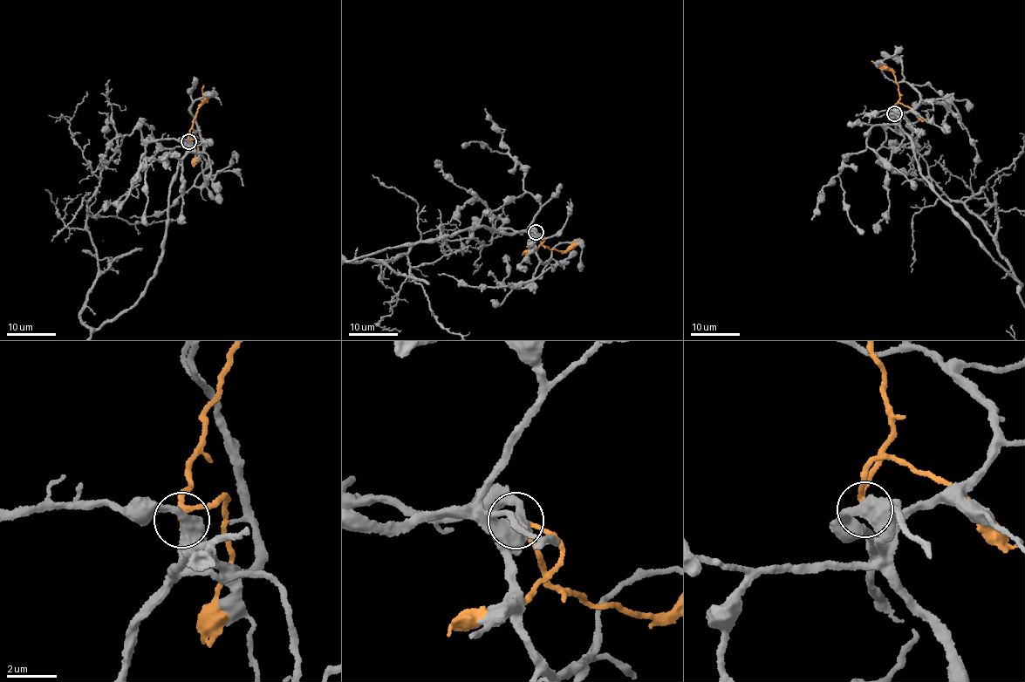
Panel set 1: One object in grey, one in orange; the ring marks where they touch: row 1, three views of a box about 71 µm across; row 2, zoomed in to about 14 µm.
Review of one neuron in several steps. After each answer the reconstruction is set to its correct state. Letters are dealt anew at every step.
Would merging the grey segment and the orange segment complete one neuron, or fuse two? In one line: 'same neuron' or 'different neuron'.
different neuron

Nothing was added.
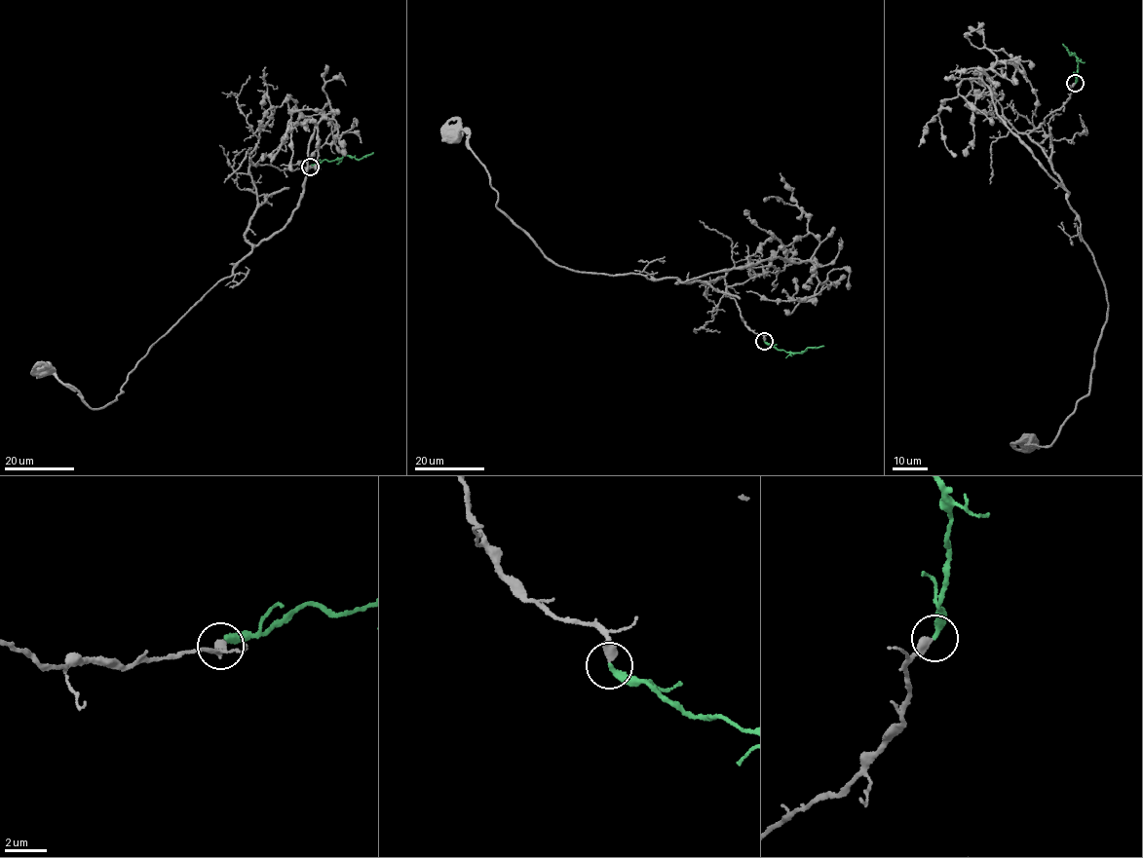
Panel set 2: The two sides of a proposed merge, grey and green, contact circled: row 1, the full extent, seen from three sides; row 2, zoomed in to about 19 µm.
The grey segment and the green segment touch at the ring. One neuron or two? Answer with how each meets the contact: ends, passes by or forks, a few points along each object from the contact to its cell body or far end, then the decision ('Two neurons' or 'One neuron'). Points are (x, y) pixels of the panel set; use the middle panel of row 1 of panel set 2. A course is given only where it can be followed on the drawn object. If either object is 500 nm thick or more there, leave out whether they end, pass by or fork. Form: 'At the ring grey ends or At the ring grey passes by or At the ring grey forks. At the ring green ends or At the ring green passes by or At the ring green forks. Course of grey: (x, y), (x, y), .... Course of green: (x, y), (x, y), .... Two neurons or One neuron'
At the ring grey ends. At the ring green ends. Course of grey: (764, 341), (745, 325), (723, 278), (678, 283), (559, 266), (498, 208), (469, 134), (461, 130), (454, 136). Course of green: (764, 341), (779, 351), (796, 353), (824, 346). One neuron

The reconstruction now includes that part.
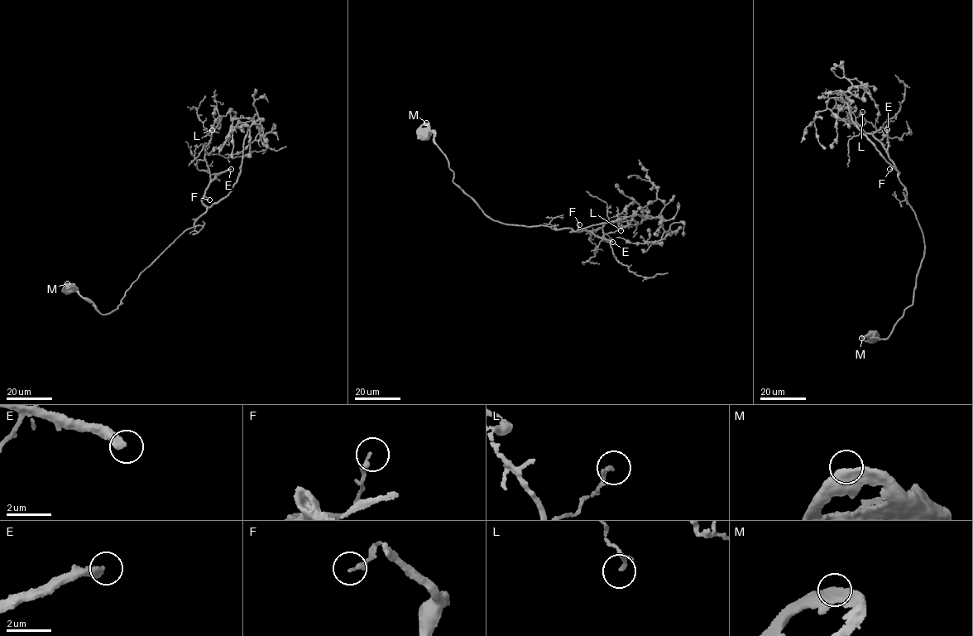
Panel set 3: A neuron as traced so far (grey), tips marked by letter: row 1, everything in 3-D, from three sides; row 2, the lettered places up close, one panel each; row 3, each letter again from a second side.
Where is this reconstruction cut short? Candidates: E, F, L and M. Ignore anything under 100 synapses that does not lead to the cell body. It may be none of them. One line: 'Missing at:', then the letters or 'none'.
Missing at: E

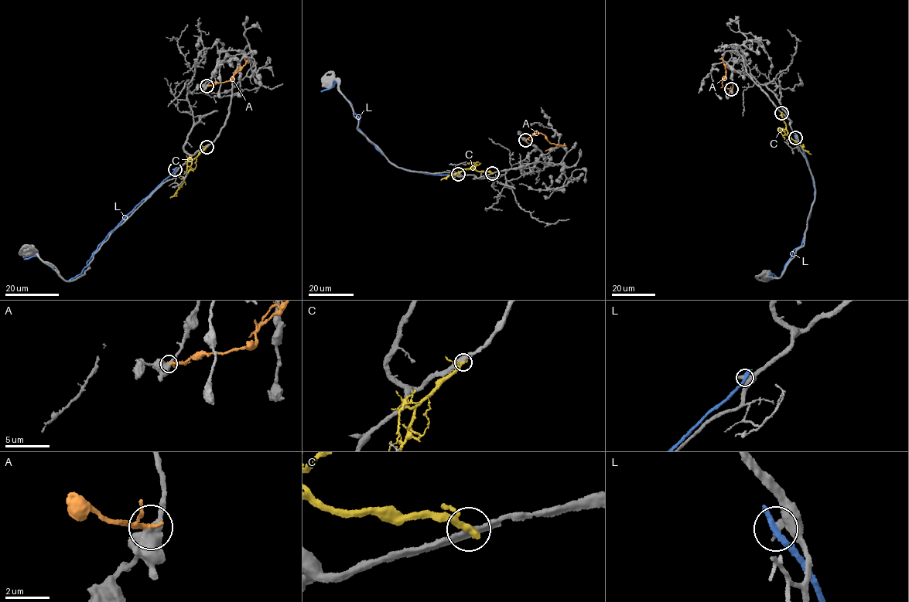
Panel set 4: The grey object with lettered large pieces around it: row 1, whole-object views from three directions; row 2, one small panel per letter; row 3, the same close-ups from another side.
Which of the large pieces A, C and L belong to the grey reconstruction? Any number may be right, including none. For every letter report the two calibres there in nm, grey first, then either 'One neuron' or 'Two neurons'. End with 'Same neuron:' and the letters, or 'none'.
A: Thickness 500 nm (grey) against 190 nm. Two neurons
C: Thickness 320 nm (grey) against 240 nm. Two neurons
L: Thickness 440 nm (grey) against 360 nm. Two neurons
Same neuron: none

